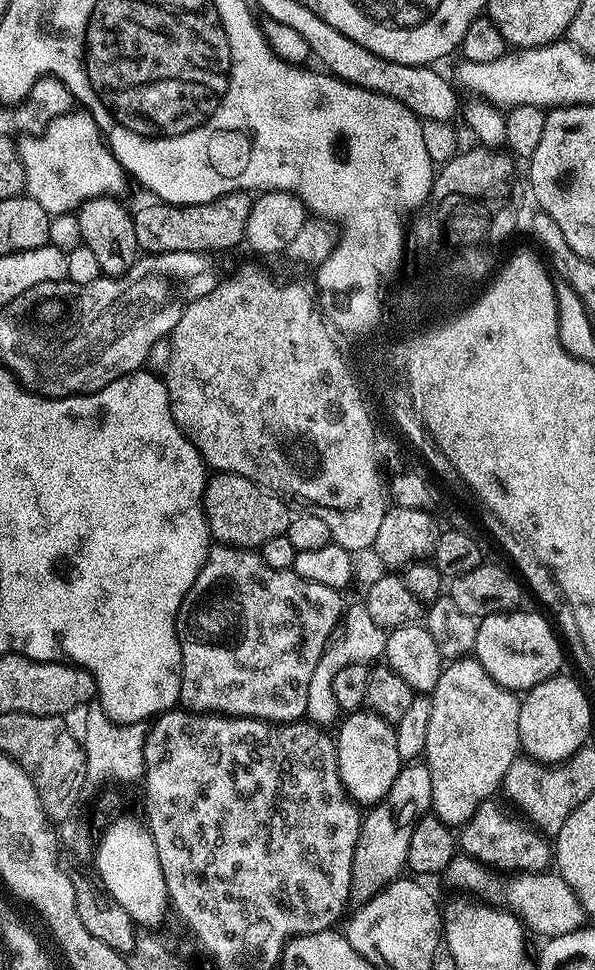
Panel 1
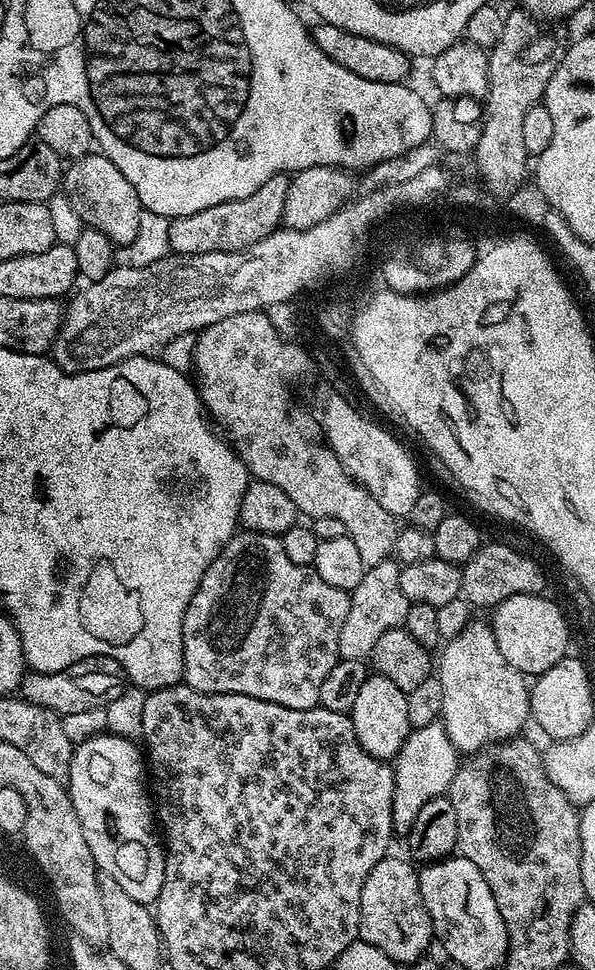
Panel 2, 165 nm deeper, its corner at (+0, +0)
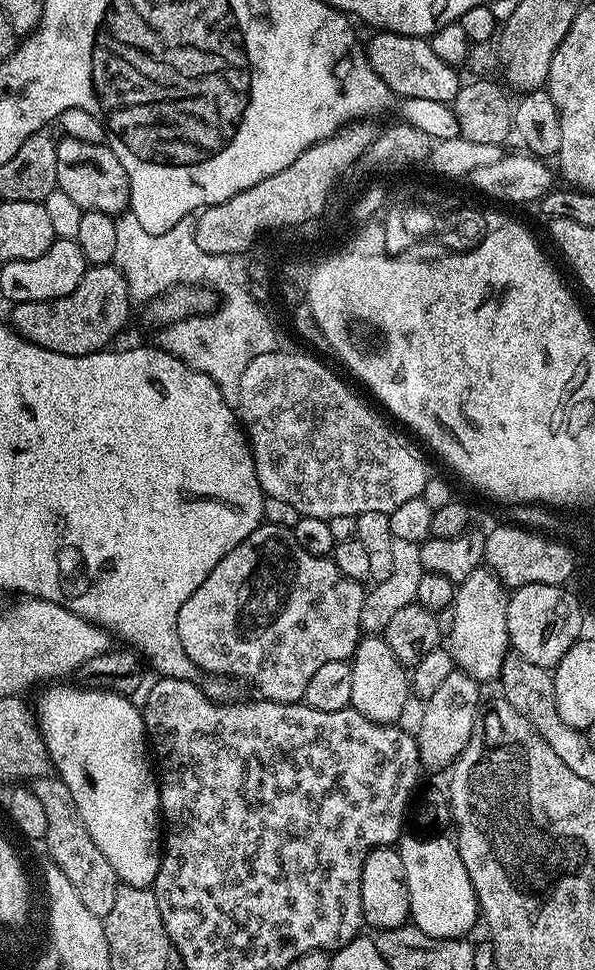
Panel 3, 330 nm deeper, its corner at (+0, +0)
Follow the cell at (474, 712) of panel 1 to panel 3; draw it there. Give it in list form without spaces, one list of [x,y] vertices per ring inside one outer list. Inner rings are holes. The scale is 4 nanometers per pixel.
[[[487,566],[476,568],[474,574],[457,587],[456,598],[452,602],[454,630],[446,633],[446,647],[452,653],[453,665],[466,675],[473,676],[477,682],[495,681],[510,651],[506,626],[508,597],[503,582]]]

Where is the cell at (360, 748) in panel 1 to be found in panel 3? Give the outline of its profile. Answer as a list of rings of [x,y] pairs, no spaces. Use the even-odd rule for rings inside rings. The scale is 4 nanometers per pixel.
[[[368,634],[361,639],[350,661],[352,665],[351,708],[379,724],[396,724],[410,697],[410,676],[405,665],[390,650],[383,635]]]

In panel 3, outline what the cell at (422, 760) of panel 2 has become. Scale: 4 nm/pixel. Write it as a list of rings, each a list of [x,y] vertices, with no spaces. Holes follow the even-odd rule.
[[[453,670],[438,685],[438,690],[430,694],[430,698],[423,705],[424,713],[420,716],[420,729],[415,729],[414,732],[416,745],[420,747],[420,763],[425,769],[444,767],[447,769],[464,753],[466,742],[470,742],[470,734],[478,719],[478,709],[481,707],[480,688],[481,685],[473,676]]]

